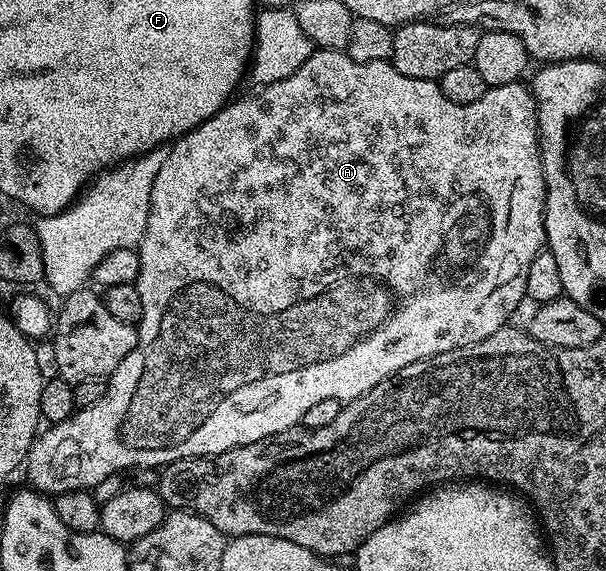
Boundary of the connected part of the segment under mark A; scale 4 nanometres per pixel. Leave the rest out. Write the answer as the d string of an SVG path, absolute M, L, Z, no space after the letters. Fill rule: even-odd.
M319 48L311 51L308 62L304 62L304 66L296 70L296 74L288 74L288 78L280 82L259 87L255 96L246 96L243 100L231 99L226 107L221 108L212 118L205 120L199 128L194 128L185 136L177 137L178 148L174 148L174 156L170 156L170 160L164 160L164 166L160 166L160 174L156 174L156 182L152 182L148 226L144 230L142 241L136 246L140 258L140 274L136 285L143 307L142 317L136 323L138 330L136 346L106 380L104 398L100 398L96 406L79 408L64 422L51 424L45 430L39 431L29 454L26 455L24 473L26 472L27 478L31 480L27 481L43 494L57 494L81 488L94 490L97 489L97 484L104 483L109 476L114 476L125 468L157 469L174 460L187 460L197 456L216 457L233 448L248 446L252 442L267 440L269 436L286 432L289 428L295 427L304 418L304 414L308 414L309 408L316 406L316 402L324 402L324 398L336 398L343 402L355 400L357 396L363 396L380 382L398 375L404 366L412 362L427 360L429 356L475 344L488 338L488 334L496 334L496 330L507 327L512 310L516 310L516 302L520 302L526 296L528 266L532 266L532 258L536 258L536 254L543 251L546 244L546 183L538 149L538 103L534 101L533 91L527 85L525 88L524 85L525 83L515 82L501 84L495 88L487 87L486 92L476 102L457 104L448 102L448 98L444 98L444 90L439 81L408 78L385 60L356 62L352 57L347 56L345 51Z

